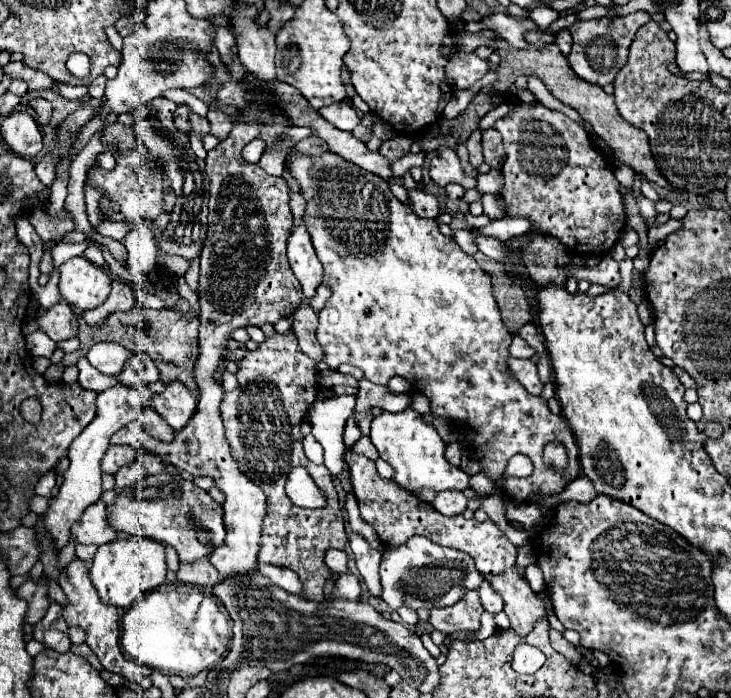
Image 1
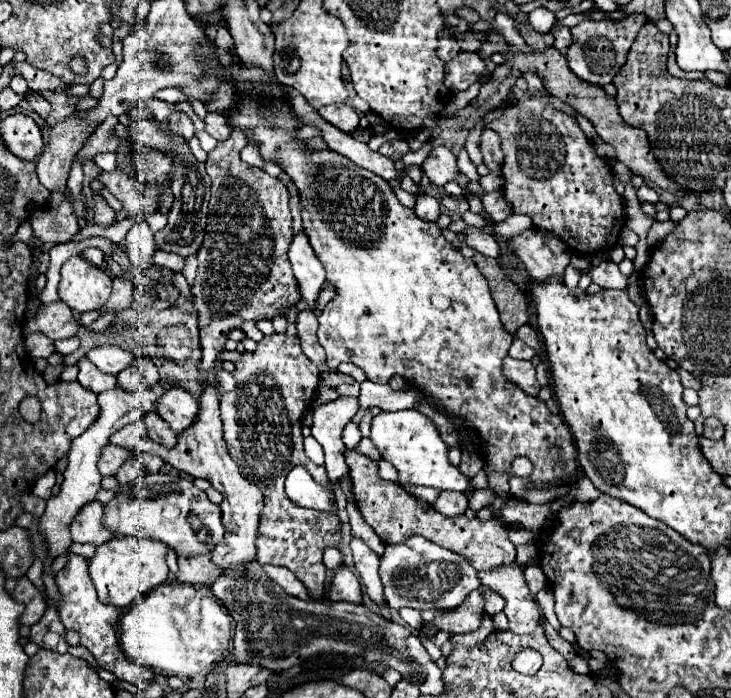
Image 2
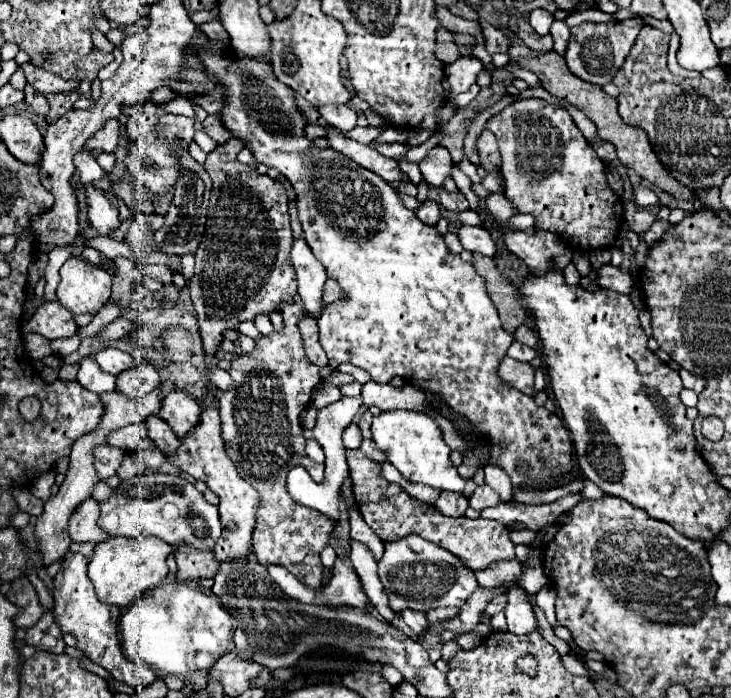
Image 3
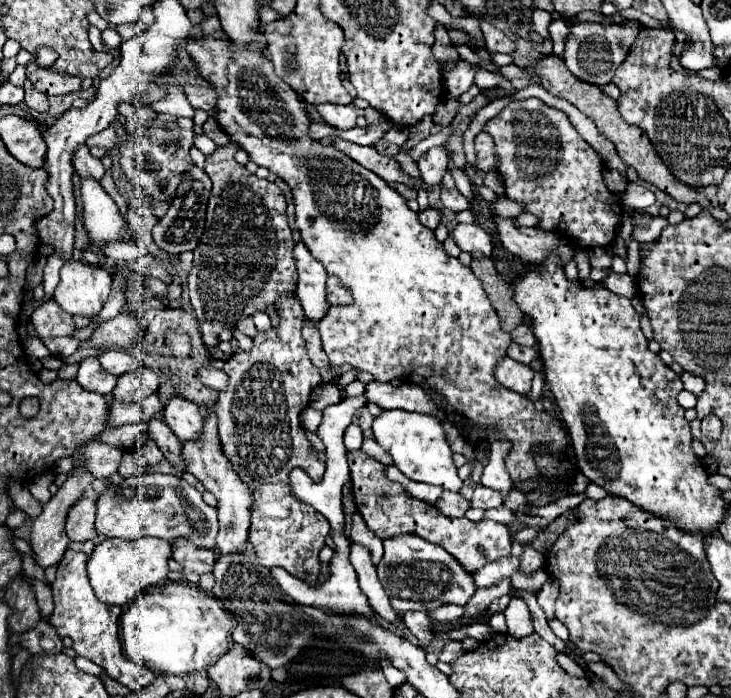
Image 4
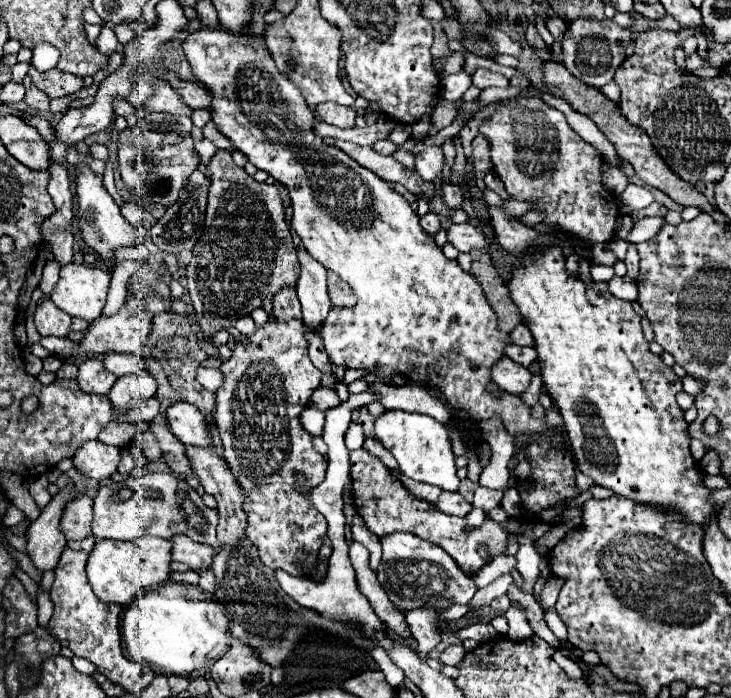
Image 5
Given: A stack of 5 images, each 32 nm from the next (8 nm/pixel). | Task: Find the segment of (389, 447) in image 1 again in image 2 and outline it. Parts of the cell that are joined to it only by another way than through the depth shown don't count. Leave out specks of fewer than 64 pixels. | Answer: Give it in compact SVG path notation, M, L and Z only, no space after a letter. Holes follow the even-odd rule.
M410 408L400 412L380 412L372 420L370 440L376 444L382 458L398 470L398 484L402 486L430 486L436 490L458 492L464 492L468 488L468 478L448 462L448 446L440 438L434 422L418 410Z

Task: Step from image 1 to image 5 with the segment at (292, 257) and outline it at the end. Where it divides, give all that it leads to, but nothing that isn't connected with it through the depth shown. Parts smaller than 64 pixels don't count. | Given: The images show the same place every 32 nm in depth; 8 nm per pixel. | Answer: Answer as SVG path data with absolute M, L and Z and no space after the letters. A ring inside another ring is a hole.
M304 246L296 248L300 262L300 278L296 282L296 294L302 304L302 320L310 328L318 328L328 316L332 302L326 292L326 268L318 264Z

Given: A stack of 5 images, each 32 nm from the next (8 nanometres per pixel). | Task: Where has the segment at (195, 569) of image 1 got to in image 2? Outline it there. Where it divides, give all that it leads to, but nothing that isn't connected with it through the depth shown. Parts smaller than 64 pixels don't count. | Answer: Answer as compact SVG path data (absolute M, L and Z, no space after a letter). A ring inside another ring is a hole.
M198 556L192 560L178 560L180 570L176 578L184 584L214 584L220 572L216 572L216 564L212 564L210 556Z

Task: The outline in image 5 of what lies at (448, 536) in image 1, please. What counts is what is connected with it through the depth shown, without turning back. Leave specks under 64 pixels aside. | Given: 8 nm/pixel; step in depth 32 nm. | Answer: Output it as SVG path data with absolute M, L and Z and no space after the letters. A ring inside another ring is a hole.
M362 448L350 452L350 464L352 464L350 474L352 474L354 504L360 512L360 516L364 518L366 526L378 538L384 538L392 532L412 532L412 534L444 548L452 558L456 558L456 564L460 564L460 568L464 568L464 572L468 572L470 576L474 576L476 570L480 570L486 564L486 558L478 552L480 546L486 546L490 560L500 554L506 554L508 532L498 522L486 518L480 528L468 530L466 518L448 516L448 514L436 510L432 504L414 498L398 480L390 478L388 468L378 458L370 456Z

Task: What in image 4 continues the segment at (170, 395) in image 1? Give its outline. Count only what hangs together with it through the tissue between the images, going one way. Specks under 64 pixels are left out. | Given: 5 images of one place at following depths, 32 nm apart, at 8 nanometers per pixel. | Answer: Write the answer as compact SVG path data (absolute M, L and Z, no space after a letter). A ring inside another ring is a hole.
M170 396L162 410L162 418L182 442L198 438L202 428L202 414L198 404L184 396Z

